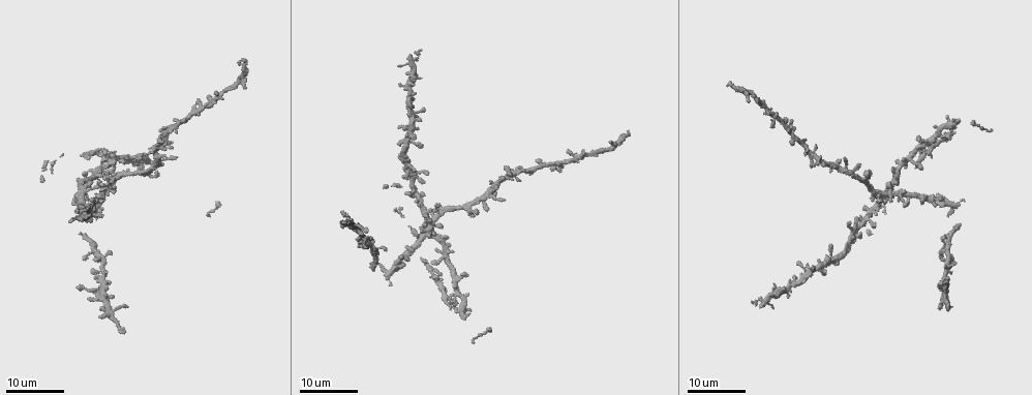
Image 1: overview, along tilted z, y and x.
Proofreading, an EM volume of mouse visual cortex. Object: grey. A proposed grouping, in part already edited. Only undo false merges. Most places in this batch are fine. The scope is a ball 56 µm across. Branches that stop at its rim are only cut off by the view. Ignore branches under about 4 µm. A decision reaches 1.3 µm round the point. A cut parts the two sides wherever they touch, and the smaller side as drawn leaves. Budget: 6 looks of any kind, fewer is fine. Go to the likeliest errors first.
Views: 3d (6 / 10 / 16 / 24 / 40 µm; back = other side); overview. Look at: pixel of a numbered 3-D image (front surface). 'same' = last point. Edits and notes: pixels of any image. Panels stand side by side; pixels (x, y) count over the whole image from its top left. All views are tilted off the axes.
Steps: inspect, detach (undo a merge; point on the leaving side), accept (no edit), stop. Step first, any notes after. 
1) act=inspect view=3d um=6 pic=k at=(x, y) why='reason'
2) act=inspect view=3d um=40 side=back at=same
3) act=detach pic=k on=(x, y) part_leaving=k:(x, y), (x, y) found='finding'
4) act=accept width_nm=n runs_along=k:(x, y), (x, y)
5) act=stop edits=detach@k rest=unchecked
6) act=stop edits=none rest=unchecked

act=inspect view=3d um=16 pic=1 at=(446, 257) why='thin arm on a thick one'

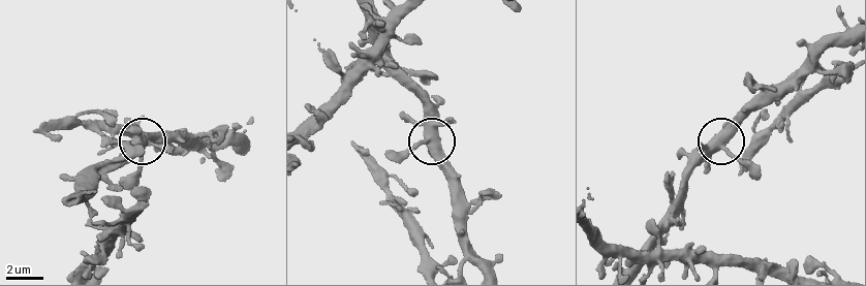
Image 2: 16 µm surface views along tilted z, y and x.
act=inspect view=3d um=6 pic=2 at=(430, 143)

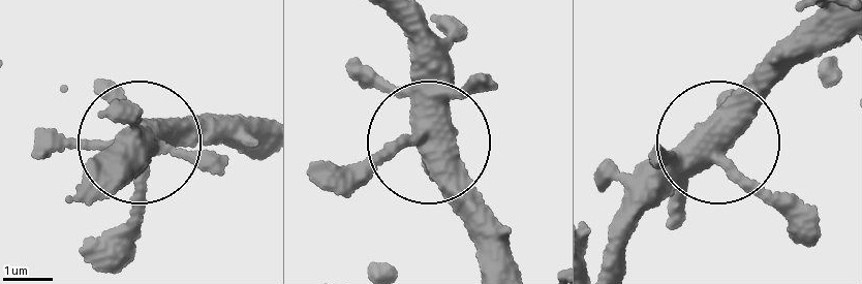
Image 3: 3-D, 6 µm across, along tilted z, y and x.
act=inspect view=3d um=6 side=back pic=3 at=(720, 150)

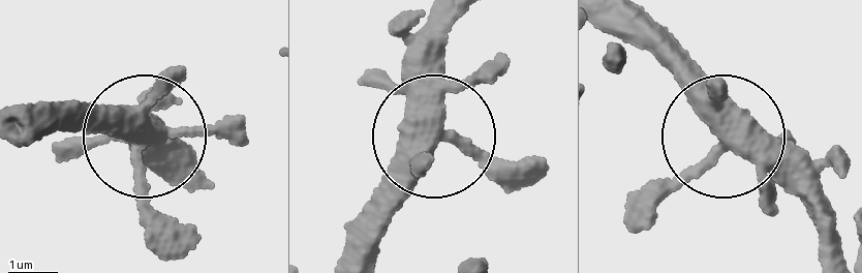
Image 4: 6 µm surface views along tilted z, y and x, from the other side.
act=accept runs_along=4:(189, 163), (137, 140), (155, 250) found='continuous, no second neuron'

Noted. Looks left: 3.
act=inspect view=3d um=16 pic=1 at=(433, 217)

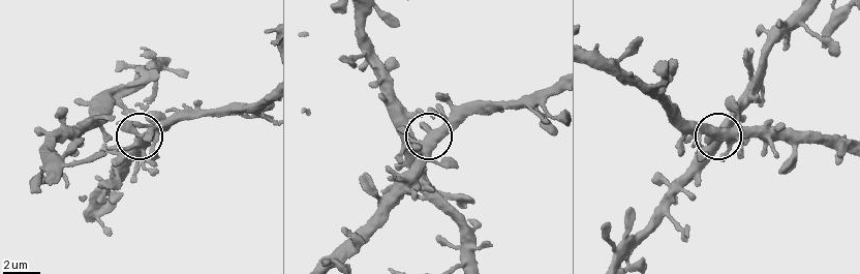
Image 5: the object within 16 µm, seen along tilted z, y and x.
act=inspect view=3d um=6 pic=5 at=(137, 131)

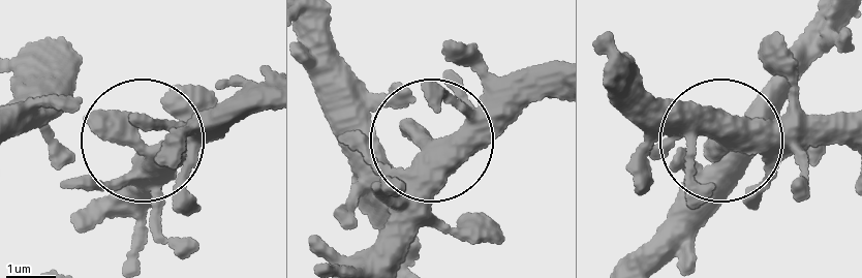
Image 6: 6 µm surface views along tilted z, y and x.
act=accept width_nm=450 runs_along=6:(716, 155), (722, 140), (636, 76) found='continuous, no second neuron'

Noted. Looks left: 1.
act=stop edits=none rest=unchecked

